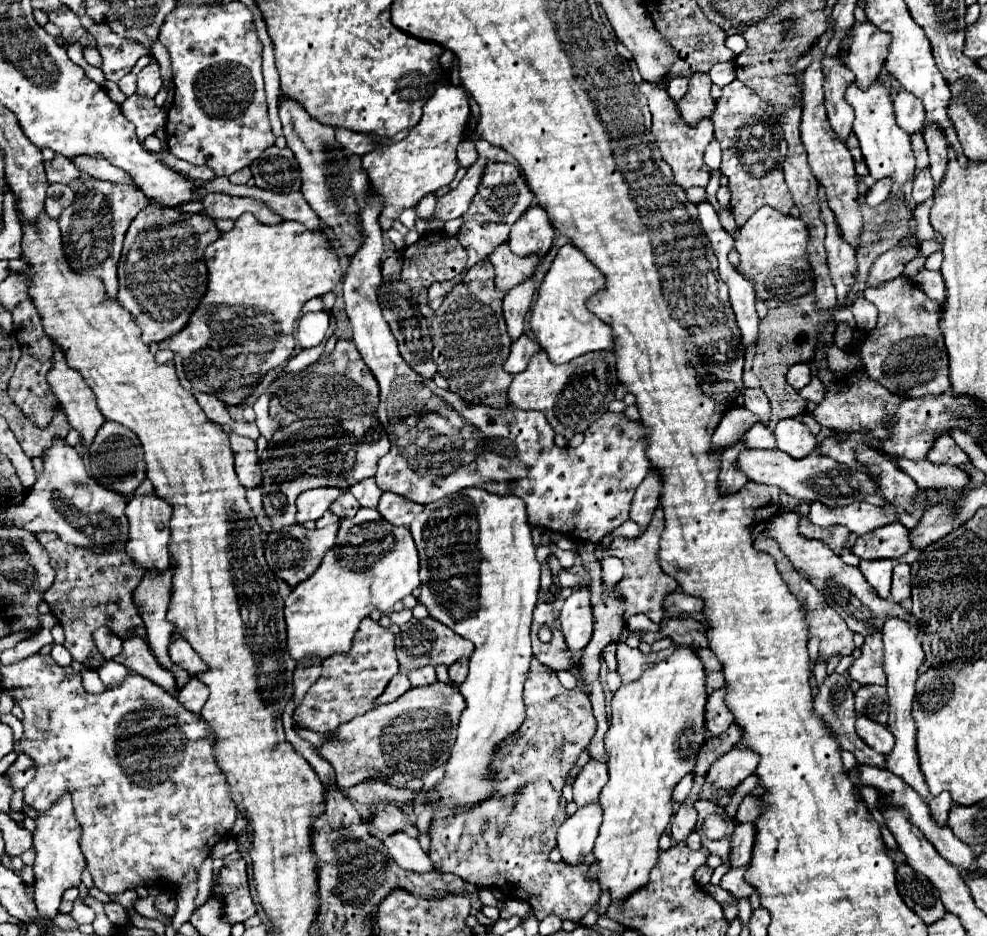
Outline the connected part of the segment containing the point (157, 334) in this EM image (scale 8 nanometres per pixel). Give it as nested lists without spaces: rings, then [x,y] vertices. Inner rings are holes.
[[[149,206],[141,210],[127,234],[125,234],[125,244],[119,260],[119,302],[123,304],[125,310],[131,312],[135,324],[143,332],[143,342],[161,342],[187,326],[191,314],[203,300],[207,292],[207,282],[209,282],[209,272],[205,266],[205,248],[219,238],[219,230],[213,222],[213,218],[207,218],[203,214],[189,214],[189,212],[179,212],[173,208],[155,208]]]

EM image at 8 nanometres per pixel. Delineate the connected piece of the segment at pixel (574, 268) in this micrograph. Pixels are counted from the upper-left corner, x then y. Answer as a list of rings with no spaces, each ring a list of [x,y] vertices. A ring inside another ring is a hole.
[[[565,244],[557,252],[547,276],[539,286],[531,312],[531,332],[539,340],[541,348],[549,354],[551,362],[565,364],[585,352],[613,350],[613,328],[585,308],[585,302],[603,288],[605,276],[585,258],[585,254],[581,254],[581,250],[577,250],[577,246]]]

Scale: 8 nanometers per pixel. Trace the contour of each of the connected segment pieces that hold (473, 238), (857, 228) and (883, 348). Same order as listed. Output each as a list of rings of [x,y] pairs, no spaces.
[[[489,162],[485,168],[485,174],[481,178],[481,186],[469,206],[469,210],[463,214],[465,222],[457,234],[459,242],[469,248],[469,268],[477,264],[479,260],[487,258],[497,244],[503,244],[509,240],[509,230],[513,222],[533,204],[533,194],[525,186],[525,180],[521,178],[517,166],[513,164],[499,164]]]
[[[817,44],[809,50],[813,56],[813,62],[805,68],[805,72],[799,76],[801,80],[801,94],[803,94],[803,116],[801,116],[801,142],[809,154],[809,166],[815,174],[815,178],[825,186],[829,208],[837,216],[839,230],[843,238],[855,248],[857,236],[861,232],[861,212],[857,208],[857,174],[853,168],[853,158],[845,144],[839,142],[837,134],[833,134],[833,128],[829,126],[825,106],[823,106],[823,70],[821,70],[821,58],[823,50],[817,50]]]
[[[903,276],[883,282],[881,286],[865,288],[865,298],[881,298],[879,302],[875,302],[879,306],[877,326],[855,350],[867,376],[875,378],[877,382],[881,382],[881,386],[901,398],[949,392],[949,368],[935,366],[935,360],[945,364],[949,358],[939,328],[941,312],[935,312],[935,302],[927,298],[913,280]]]

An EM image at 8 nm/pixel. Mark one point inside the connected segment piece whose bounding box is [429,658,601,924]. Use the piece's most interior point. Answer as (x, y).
(517, 825)

